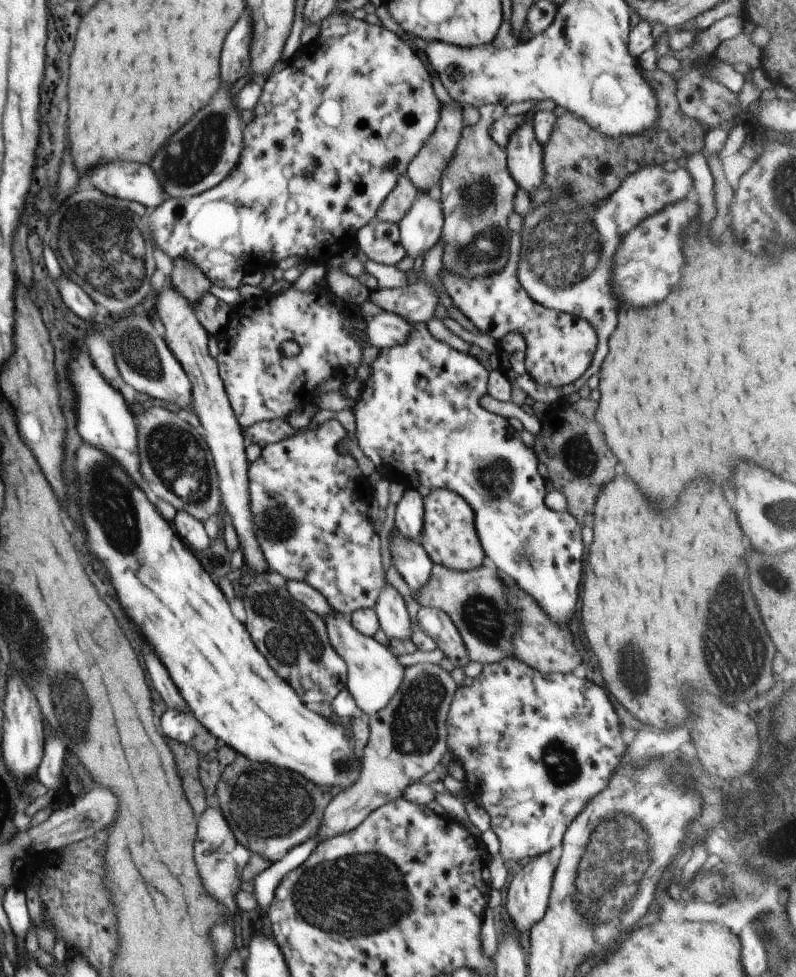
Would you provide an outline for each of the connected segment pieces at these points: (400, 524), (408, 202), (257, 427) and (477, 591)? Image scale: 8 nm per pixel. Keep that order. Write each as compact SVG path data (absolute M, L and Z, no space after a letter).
M406 488L396 506L395 530L415 541L420 540L423 527L423 498L418 489Z
M402 175L398 179L394 190L388 194L386 200L380 205L376 218L389 223L399 223L412 206L418 193L417 186L407 175Z
M272 419L254 423L252 426L241 427L241 430L246 445L250 443L258 444L258 442L270 445L285 438L290 438L295 432L299 431L292 428L284 419Z
M441 564L432 567L431 578L418 589L412 591L411 595L422 607L432 607L443 610L450 616L456 628L460 631L460 636L466 645L470 661L495 663L503 658L513 656L513 646L511 638L515 635L517 616L515 610L505 599L505 586L497 573L496 566L480 566L471 571L455 571Z

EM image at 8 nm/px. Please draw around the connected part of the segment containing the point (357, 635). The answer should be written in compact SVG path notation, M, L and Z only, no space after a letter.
M332 610L324 618L329 639L334 650L347 664L347 689L352 693L356 704L369 716L369 718L383 709L390 699L399 690L403 683L404 667L390 652L387 646L378 643L374 637L366 636L352 626L344 615Z

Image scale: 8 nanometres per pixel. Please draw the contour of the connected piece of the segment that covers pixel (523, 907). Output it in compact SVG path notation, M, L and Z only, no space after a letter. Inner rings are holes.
M547 853L535 858L522 868L518 868L513 880L510 882L508 894L506 894L505 915L510 919L512 927L516 931L528 932L537 922L542 920L549 905L551 882L555 867L547 858Z

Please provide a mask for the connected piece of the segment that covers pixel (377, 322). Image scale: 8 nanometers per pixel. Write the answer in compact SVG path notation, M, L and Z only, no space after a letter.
M386 311L366 317L363 337L376 348L392 348L402 344L410 334L411 324L401 316Z

